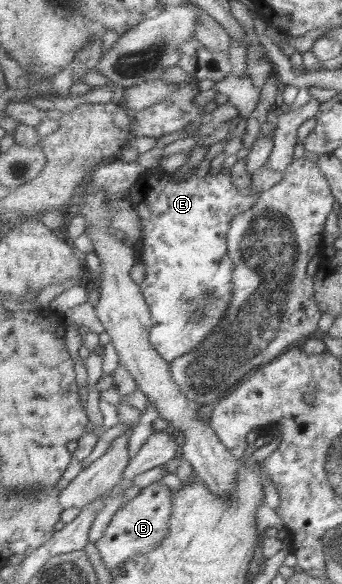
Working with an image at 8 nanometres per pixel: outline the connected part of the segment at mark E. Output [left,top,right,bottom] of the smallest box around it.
[125,166,261,362]

